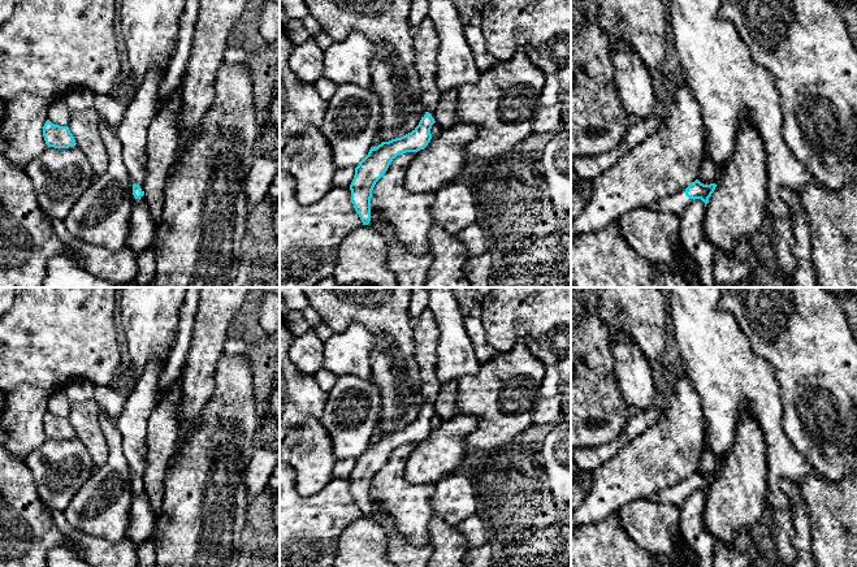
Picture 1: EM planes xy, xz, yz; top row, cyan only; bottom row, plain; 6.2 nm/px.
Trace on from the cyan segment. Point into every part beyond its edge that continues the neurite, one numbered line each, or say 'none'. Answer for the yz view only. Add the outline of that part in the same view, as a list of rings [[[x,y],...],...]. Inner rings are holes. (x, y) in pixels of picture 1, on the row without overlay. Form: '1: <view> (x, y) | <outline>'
1: yz (676, 494) | [[[685,480],[672,486],[665,488],[653,495],[649,495],[646,499],[662,505],[674,505],[680,508],[693,492],[685,486]]]

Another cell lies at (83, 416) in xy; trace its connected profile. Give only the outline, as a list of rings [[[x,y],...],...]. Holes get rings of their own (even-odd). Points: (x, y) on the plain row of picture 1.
[[[90,399],[72,403],[68,416],[96,468],[104,466],[108,460],[108,445],[99,421],[100,410],[95,399]]]

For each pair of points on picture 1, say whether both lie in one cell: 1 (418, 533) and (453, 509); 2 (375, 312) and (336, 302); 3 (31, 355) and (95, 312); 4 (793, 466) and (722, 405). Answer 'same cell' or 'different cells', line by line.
1: different cells
2: same cell
3: same cell
4: same cell

